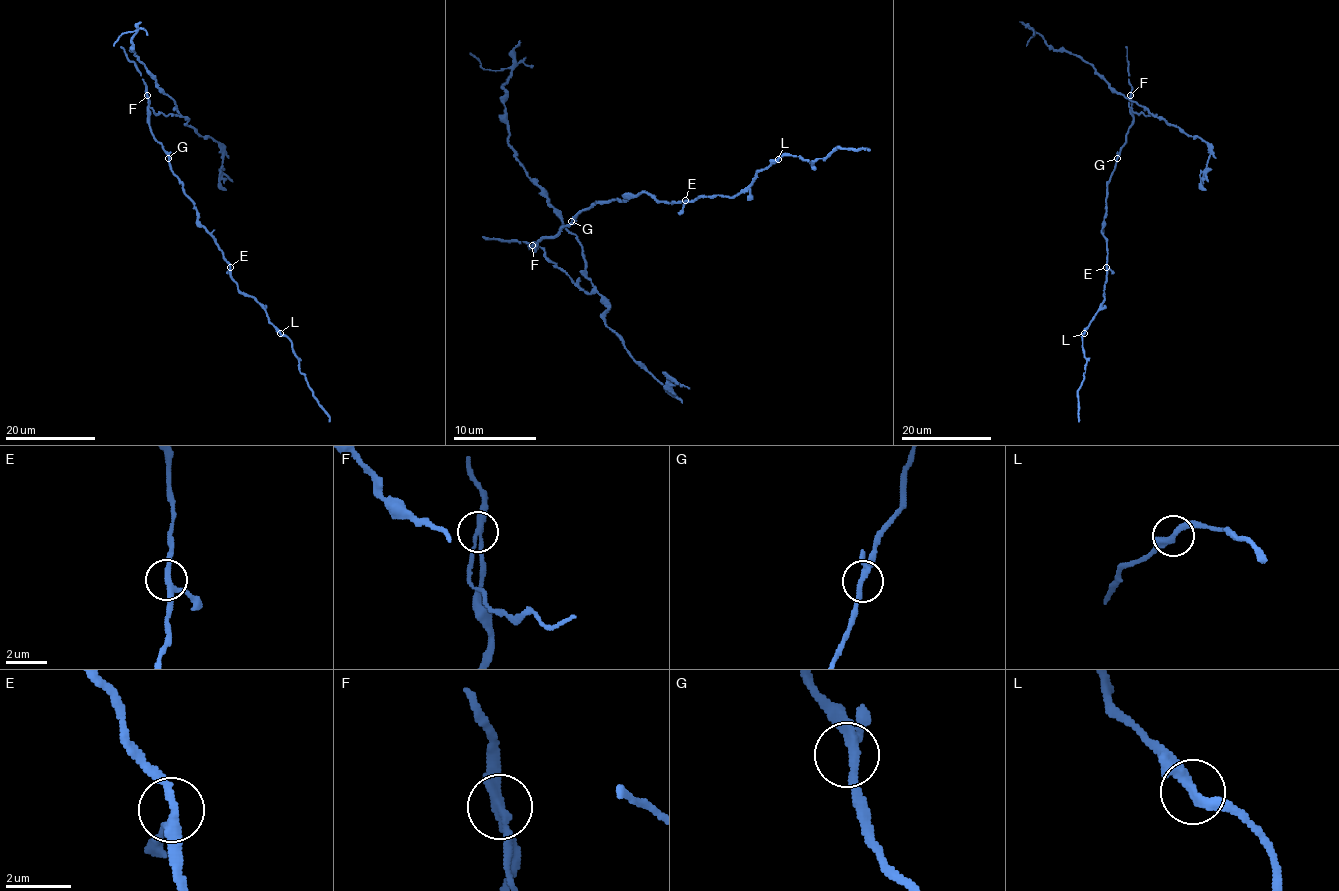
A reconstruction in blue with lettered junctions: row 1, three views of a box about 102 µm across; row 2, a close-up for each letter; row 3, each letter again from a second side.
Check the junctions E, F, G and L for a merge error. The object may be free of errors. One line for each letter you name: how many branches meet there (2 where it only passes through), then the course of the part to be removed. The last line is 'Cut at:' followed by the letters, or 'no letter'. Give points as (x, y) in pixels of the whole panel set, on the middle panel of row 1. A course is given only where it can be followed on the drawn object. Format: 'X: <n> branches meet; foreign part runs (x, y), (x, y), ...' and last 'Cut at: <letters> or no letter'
F: 3 branches meet; foreign part runs (531, 246), (591, 291), (577, 238), (508, 142), (508, 68), (488, 70), (469, 53)
Cut at: F

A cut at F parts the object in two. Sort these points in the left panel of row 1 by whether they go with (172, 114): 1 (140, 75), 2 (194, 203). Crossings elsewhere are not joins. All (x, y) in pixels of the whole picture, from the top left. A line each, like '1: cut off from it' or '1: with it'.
1: cut off from it
2: cut off from it

